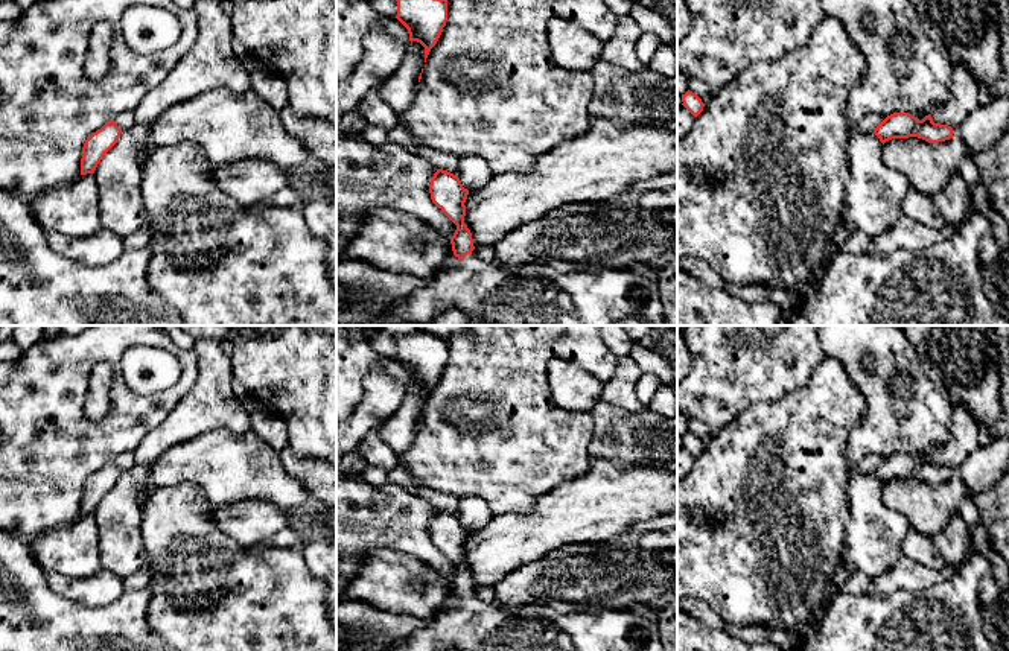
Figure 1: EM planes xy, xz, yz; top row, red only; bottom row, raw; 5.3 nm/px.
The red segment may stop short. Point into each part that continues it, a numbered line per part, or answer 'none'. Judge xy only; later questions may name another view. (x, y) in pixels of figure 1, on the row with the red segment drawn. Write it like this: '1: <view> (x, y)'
none

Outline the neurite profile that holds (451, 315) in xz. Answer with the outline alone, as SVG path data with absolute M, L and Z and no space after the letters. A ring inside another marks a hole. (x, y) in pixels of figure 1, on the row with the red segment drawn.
M446 307L435 315L432 326L472 326L467 312L457 307Z

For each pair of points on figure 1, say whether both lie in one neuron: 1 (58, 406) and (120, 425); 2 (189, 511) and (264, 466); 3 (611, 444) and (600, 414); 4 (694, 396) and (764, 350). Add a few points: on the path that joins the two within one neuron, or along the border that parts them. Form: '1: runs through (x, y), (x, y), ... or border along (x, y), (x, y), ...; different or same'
1: runs through (73, 422), (81, 429), (105, 429); same
2: border along (175, 484), (194, 484), (213, 507); different
3: runs through (611, 437), (611, 425), (607, 422); same
4: runs through (711, 391), (747, 355); same

